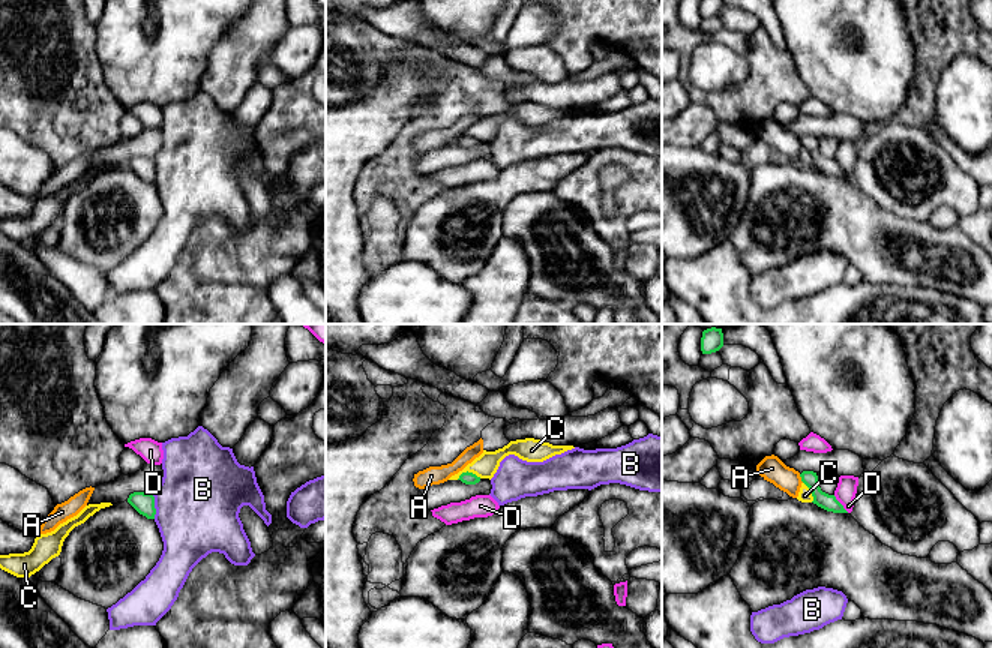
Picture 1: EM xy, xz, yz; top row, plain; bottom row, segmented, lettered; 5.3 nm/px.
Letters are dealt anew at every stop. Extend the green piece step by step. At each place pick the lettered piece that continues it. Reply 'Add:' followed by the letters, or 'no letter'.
Add: no letter

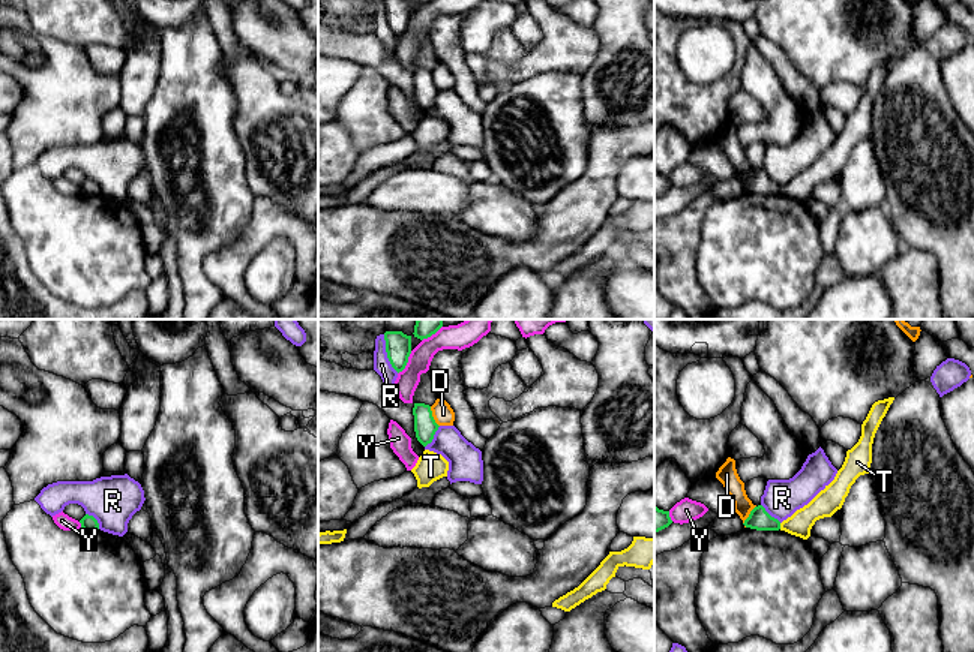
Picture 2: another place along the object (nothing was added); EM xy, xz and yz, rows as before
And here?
Add: no letter

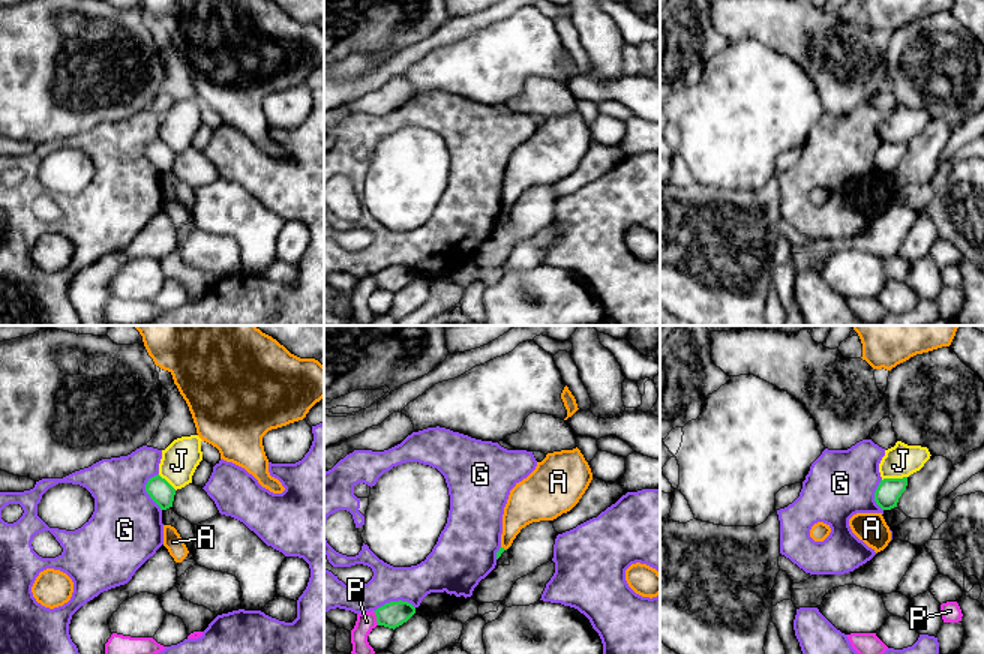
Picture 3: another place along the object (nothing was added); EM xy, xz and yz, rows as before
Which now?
Add: no letter

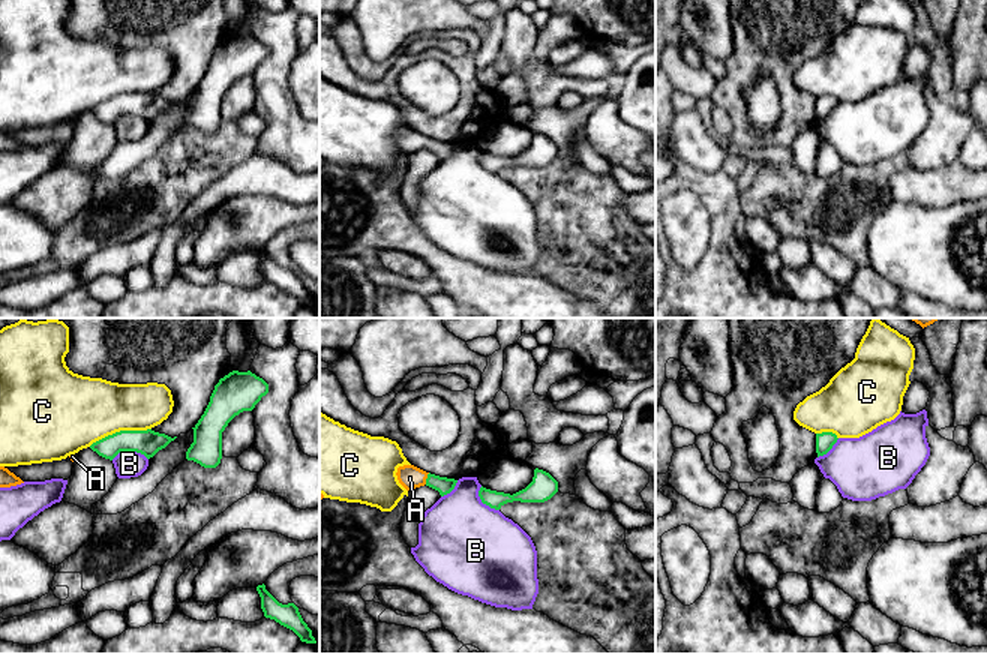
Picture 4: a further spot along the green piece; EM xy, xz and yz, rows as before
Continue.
Add: A

